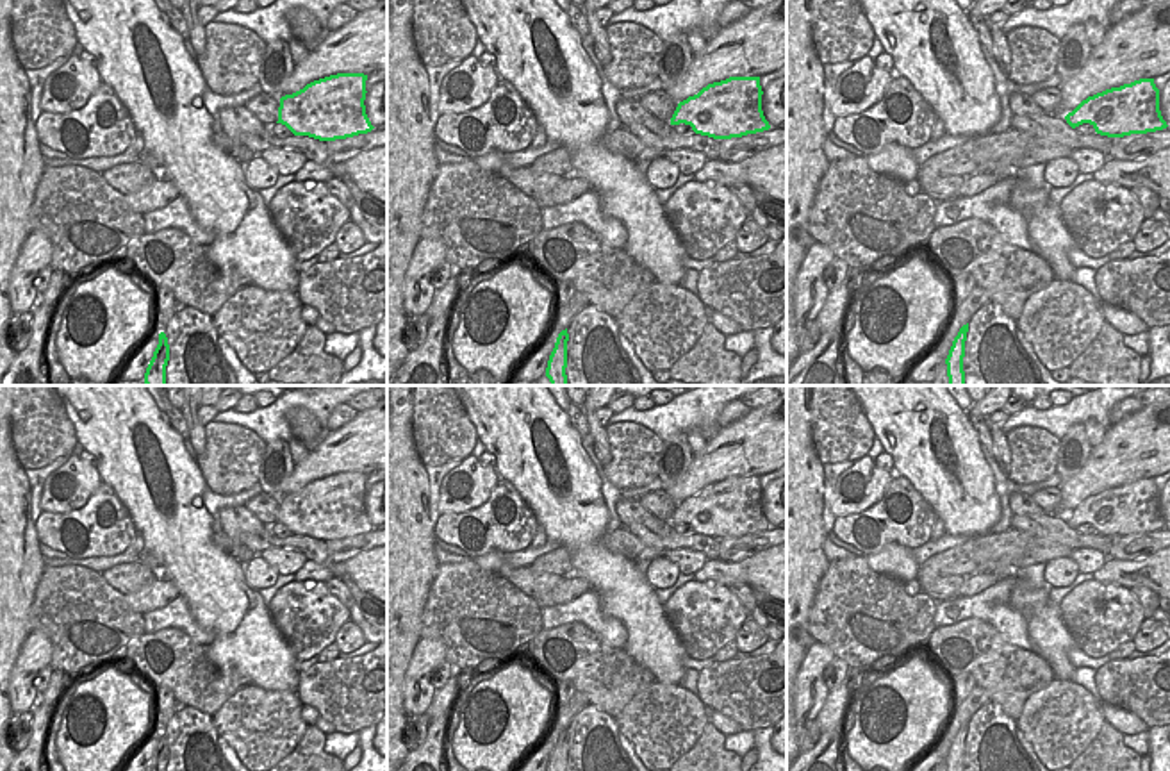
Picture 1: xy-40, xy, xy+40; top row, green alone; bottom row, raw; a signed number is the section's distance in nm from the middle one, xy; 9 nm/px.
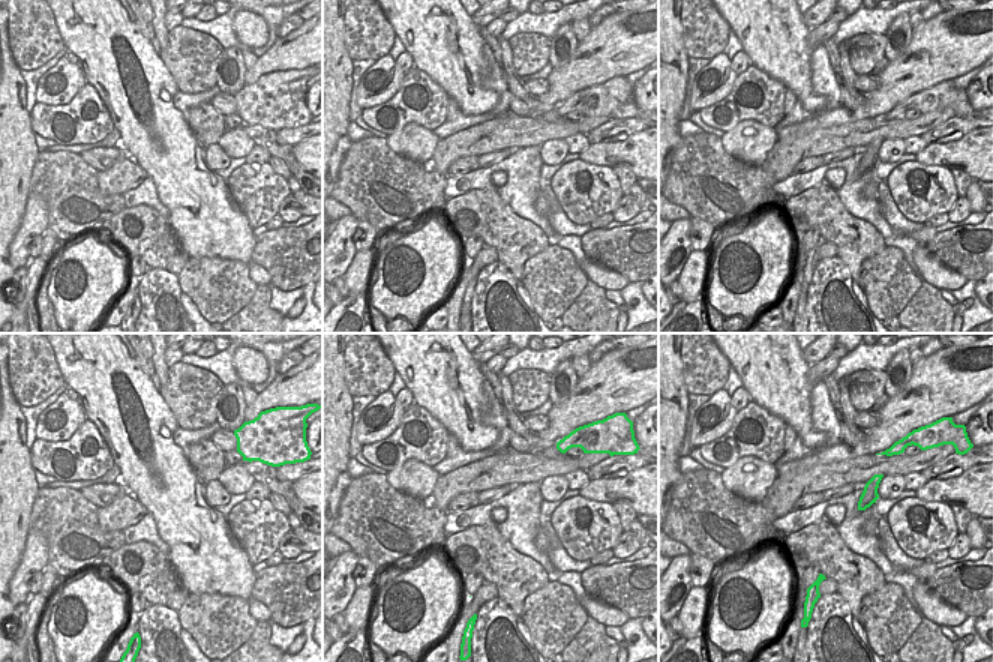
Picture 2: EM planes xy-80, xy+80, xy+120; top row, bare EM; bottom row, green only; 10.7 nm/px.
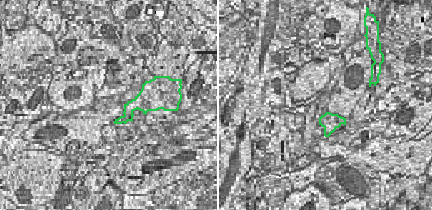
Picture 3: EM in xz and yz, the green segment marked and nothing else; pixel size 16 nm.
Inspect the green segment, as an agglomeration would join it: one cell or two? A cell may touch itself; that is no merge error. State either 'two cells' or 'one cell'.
two cells

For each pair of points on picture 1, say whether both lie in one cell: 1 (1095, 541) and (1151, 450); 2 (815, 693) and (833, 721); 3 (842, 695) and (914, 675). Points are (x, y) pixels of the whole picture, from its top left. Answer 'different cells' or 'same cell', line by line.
1: different cells
2: different cells
3: different cells

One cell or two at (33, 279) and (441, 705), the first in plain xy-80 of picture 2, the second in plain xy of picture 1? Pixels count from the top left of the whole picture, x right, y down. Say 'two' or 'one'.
two

